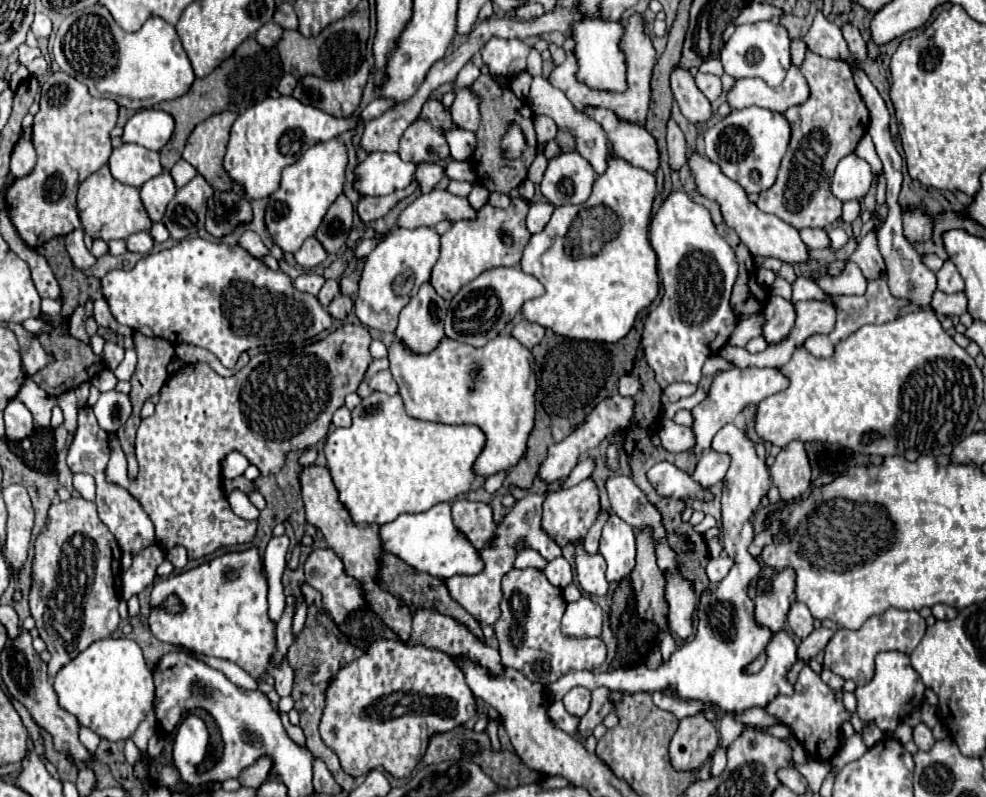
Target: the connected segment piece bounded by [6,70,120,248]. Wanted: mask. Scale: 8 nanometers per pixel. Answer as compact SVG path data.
M58 70L54 72L44 84L42 84L42 98L40 98L40 110L34 116L34 130L32 130L32 144L36 148L36 166L34 170L24 176L16 178L10 188L6 190L6 212L22 238L22 242L30 248L40 248L44 242L66 236L72 230L80 228L80 218L76 210L76 192L82 180L86 180L90 174L94 174L98 168L102 168L112 152L110 146L110 132L118 122L118 104L108 98L94 98L88 88L78 82L76 78L68 76L66 72Z

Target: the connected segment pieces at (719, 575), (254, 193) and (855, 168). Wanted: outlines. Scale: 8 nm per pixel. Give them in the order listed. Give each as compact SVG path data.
M720 554L718 558L712 558L710 562L708 562L708 566L706 566L706 574L708 574L708 578L710 578L710 582L720 582L726 574L728 574L728 570L734 566L734 560L728 556L728 554Z
M280 96L280 98L266 98L264 102L248 108L240 114L232 126L228 152L224 158L224 168L232 176L234 182L244 186L248 198L266 198L280 186L280 174L288 164L298 162L298 158L318 142L328 142L348 130L354 130L360 122L368 122L380 116L384 110L394 106L392 100L376 98L370 102L360 116L350 118L334 118L314 106L302 104L294 96Z
M848 154L838 162L830 186L832 186L832 194L838 200L848 202L848 200L864 198L872 182L874 182L874 174L870 164L858 158L856 154Z

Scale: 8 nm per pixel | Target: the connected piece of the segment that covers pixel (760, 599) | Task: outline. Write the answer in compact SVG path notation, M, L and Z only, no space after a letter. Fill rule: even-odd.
M782 570L772 580L770 592L754 598L754 622L768 628L772 634L782 632L794 598L794 574L792 570Z

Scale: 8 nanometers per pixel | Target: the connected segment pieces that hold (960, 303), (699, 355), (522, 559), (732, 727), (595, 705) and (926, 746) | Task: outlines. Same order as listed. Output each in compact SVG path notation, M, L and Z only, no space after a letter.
M936 290L934 300L932 300L932 308L934 308L934 312L944 314L944 316L960 316L966 312L966 302L968 300L962 292L944 294L944 292Z
M684 190L672 192L654 214L650 224L650 244L658 254L658 272L662 276L664 296L658 308L644 316L642 346L644 346L646 362L654 370L656 382L662 388L666 388L672 382L698 384L702 378L704 360L712 354L718 354L718 350L728 342L736 326L736 316L730 308L730 292L738 274L738 262L734 250L716 232L716 226L708 210L696 204Z
M520 550L518 558L516 558L516 568L530 568L530 566L538 568L538 570L544 570L546 562L534 550Z
M724 716L720 722L722 722L722 724L720 724L720 736L722 736L722 744L724 744L724 746L732 744L744 730L748 730L746 724L736 722L736 720L730 718L730 716Z
M596 688L592 692L592 702L590 702L590 710L580 718L580 726L576 736L584 742L588 736L592 736L592 730L612 712L612 706L608 702L608 688Z
M924 722L914 726L914 742L916 742L918 750L930 750L932 748L934 736L932 736L932 730Z

